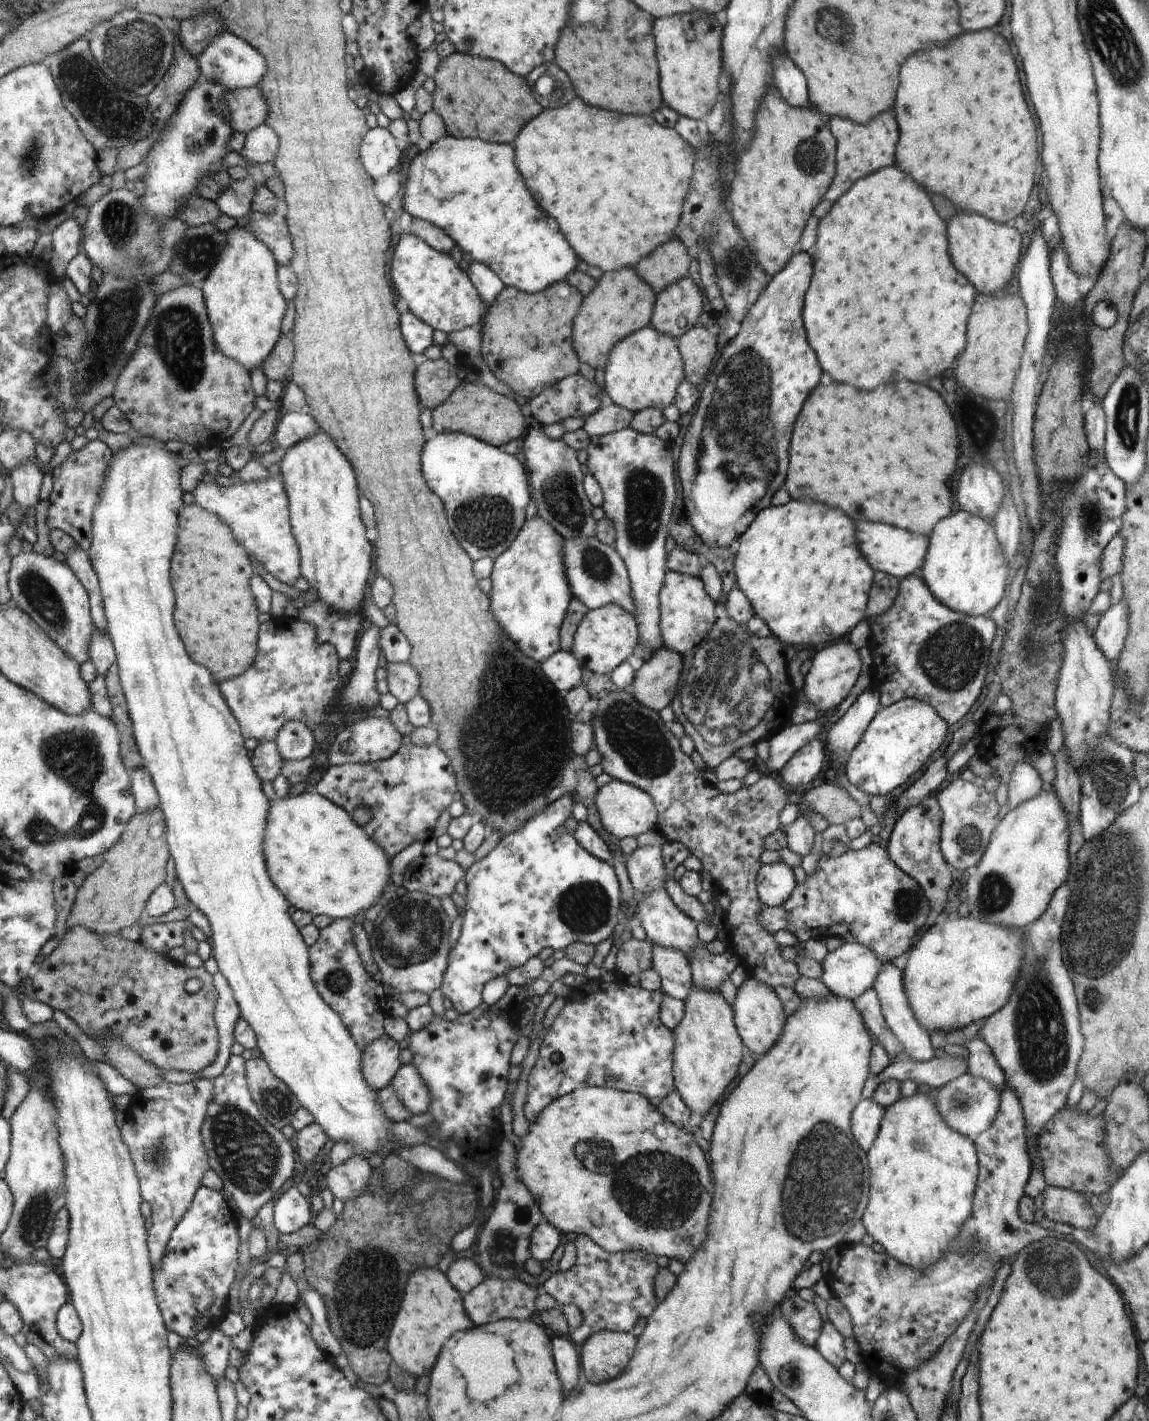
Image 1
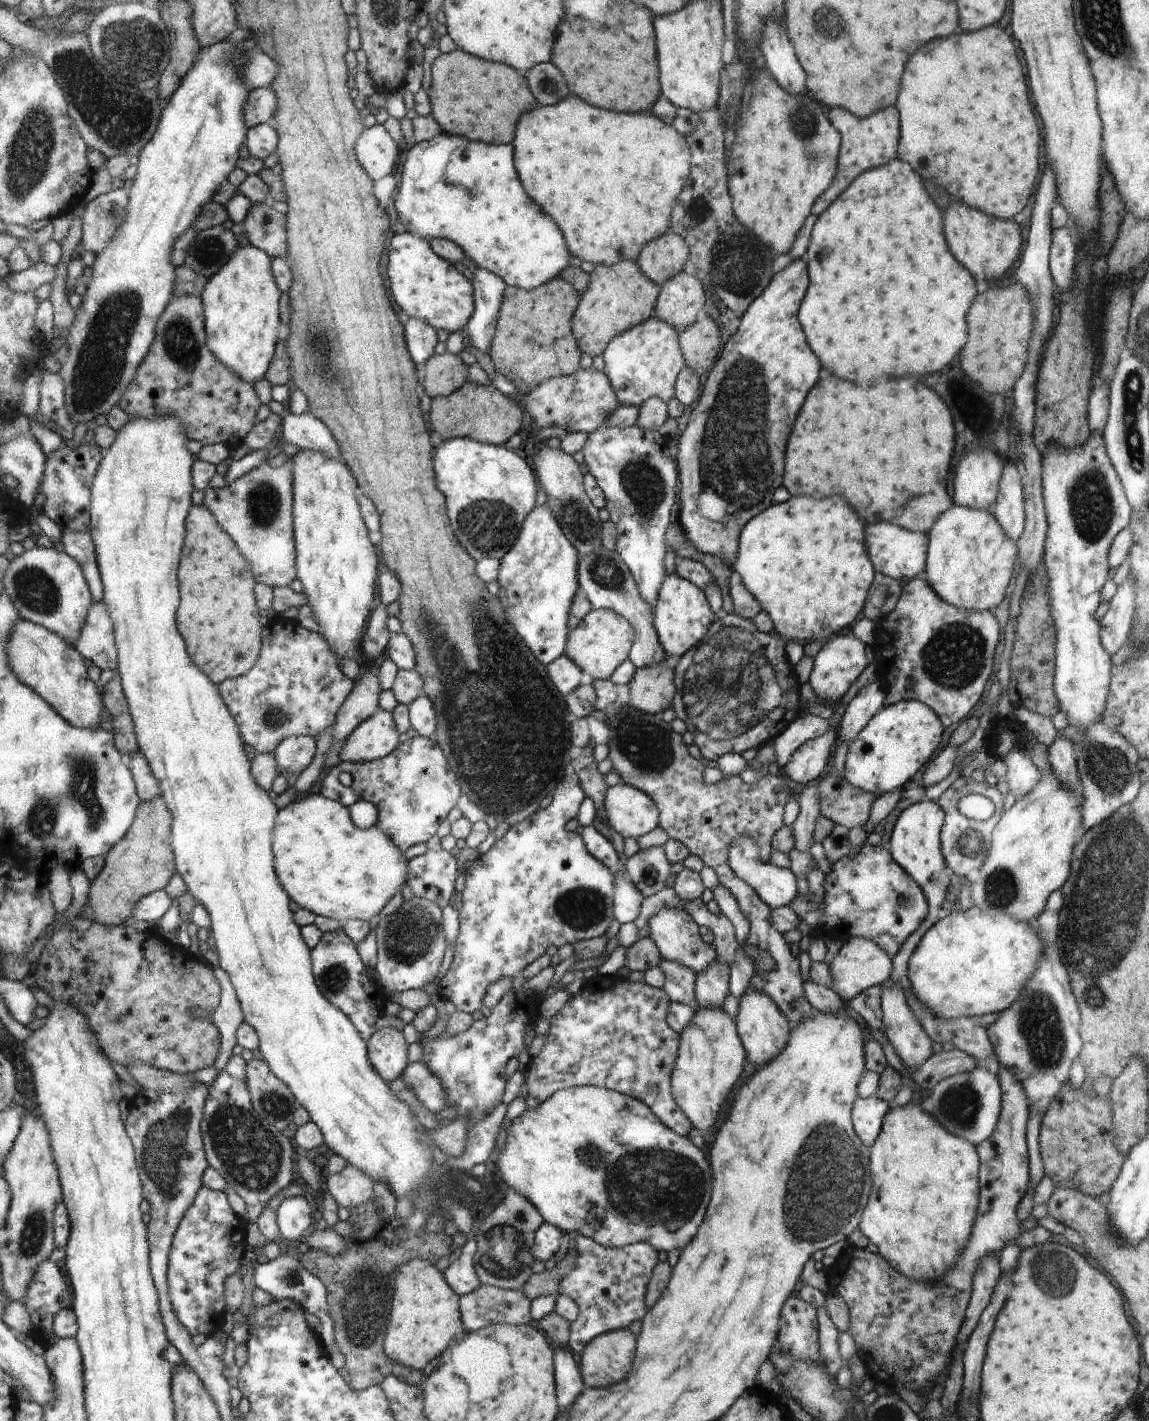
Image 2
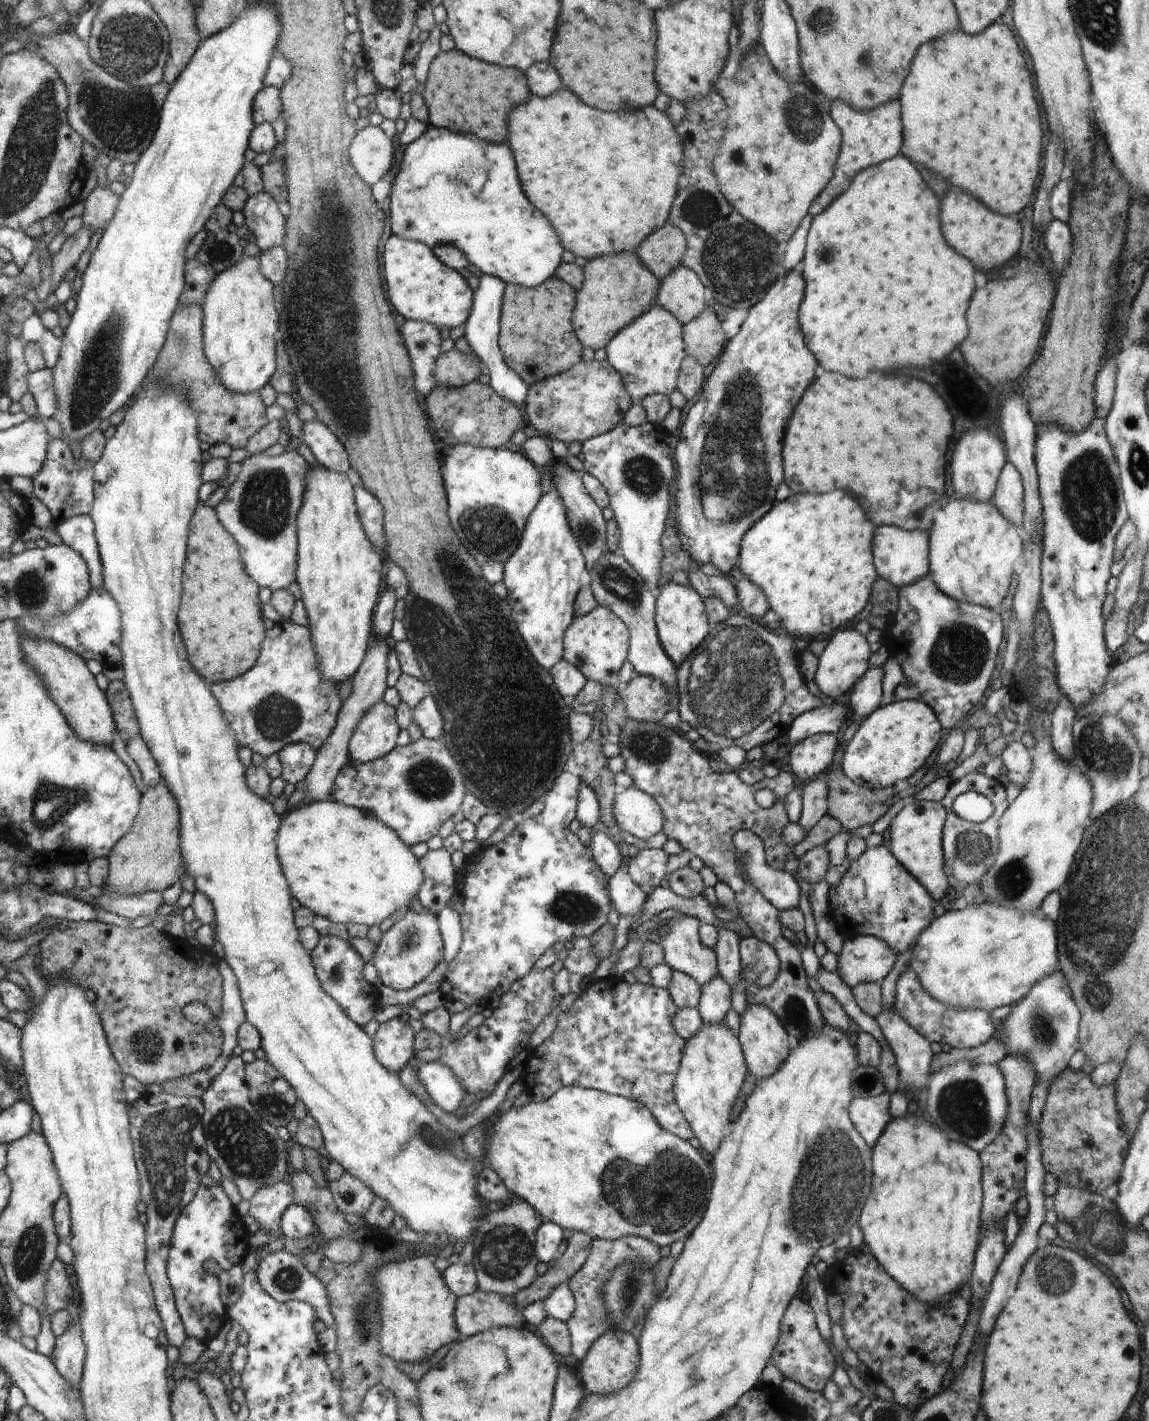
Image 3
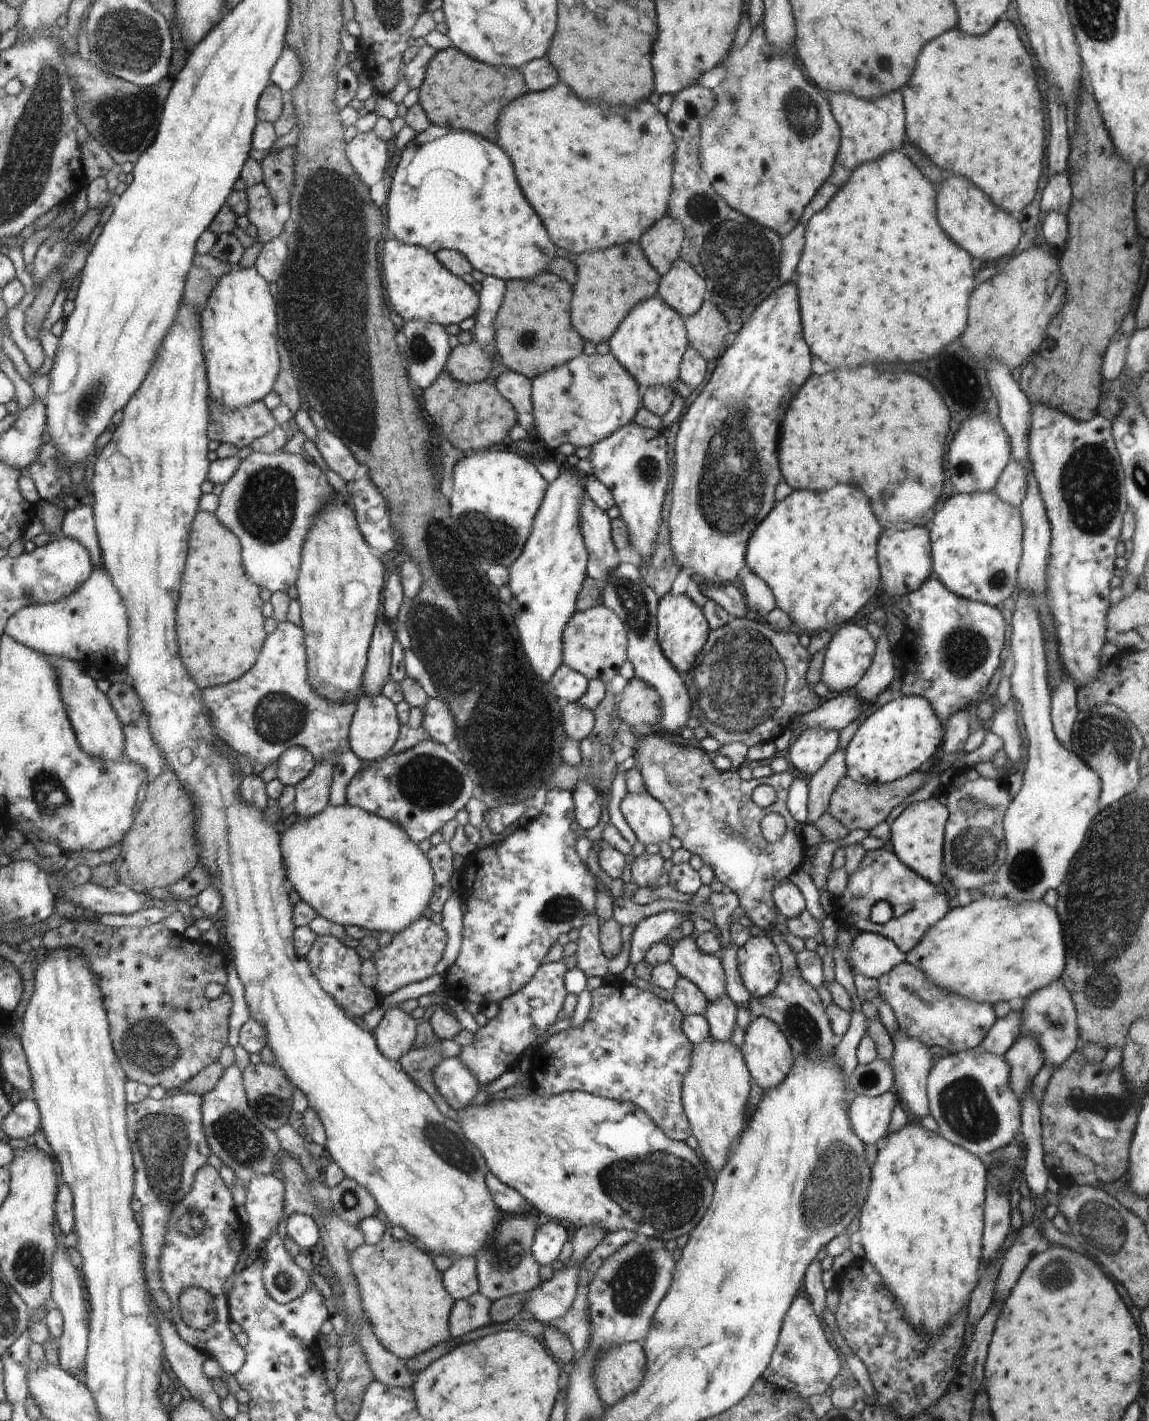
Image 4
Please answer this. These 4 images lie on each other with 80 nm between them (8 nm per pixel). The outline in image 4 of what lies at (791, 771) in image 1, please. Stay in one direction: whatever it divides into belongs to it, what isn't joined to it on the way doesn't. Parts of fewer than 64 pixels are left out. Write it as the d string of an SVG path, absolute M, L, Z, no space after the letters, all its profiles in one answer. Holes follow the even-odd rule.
M810 729L795 735L788 747L788 760L791 769L798 770L807 777L814 774L826 759L838 748L838 731Z

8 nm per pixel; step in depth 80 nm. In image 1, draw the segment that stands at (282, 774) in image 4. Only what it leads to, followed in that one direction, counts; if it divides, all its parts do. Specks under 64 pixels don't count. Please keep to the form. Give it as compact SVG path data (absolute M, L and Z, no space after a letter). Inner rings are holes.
M288 722L274 740L283 762L298 762L312 756L313 732L302 722Z

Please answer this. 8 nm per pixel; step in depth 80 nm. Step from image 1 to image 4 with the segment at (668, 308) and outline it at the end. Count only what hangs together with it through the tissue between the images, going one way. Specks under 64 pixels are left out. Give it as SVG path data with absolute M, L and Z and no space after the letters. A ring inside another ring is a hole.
M681 257L676 260L673 268L661 279L659 288L660 298L665 303L679 311L686 318L692 317L699 312L704 305L704 292L706 292L707 281L695 270L691 263L684 262Z

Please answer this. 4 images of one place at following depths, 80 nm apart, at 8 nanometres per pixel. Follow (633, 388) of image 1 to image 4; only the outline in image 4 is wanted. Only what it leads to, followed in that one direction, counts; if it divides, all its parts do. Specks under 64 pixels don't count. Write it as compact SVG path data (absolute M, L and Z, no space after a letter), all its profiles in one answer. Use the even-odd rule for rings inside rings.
M651 298L635 306L626 318L621 320L609 341L609 353L633 376L641 391L651 387L672 386L678 378L678 366L682 366L682 360L686 356L684 352L689 349L687 330L684 330L684 325L679 311L661 298Z

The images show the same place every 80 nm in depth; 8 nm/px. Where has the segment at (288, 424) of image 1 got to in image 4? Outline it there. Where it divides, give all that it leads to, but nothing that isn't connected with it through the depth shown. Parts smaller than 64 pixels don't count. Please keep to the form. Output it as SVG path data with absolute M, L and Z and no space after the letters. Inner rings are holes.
M328 429L319 431L314 443L328 467L349 483L360 465L356 454Z

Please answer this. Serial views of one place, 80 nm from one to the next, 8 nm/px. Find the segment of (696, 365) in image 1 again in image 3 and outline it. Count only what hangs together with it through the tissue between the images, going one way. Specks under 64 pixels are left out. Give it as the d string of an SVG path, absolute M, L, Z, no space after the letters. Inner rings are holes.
M710 305L698 318L684 325L687 356L691 356L703 367L720 356L726 342L725 330Z

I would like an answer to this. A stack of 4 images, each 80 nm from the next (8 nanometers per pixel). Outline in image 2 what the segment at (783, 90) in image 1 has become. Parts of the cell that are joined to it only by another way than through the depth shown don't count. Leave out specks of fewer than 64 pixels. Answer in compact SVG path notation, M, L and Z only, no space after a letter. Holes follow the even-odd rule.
M767 19L761 40L765 67L791 95L803 95L807 90L806 73L790 42L785 20Z

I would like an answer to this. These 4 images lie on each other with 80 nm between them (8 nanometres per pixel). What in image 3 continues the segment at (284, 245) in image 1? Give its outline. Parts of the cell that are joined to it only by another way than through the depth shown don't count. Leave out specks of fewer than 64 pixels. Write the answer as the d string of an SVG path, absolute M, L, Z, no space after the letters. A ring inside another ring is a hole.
M260 191L248 197L242 208L246 228L250 230L256 245L264 253L272 247L283 244L285 219L277 202L268 193Z

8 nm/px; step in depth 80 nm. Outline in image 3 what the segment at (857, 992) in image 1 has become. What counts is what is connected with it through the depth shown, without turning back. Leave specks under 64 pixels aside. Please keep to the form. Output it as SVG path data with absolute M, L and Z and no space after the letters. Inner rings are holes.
M848 935L837 956L837 972L846 986L883 981L898 954L872 935Z

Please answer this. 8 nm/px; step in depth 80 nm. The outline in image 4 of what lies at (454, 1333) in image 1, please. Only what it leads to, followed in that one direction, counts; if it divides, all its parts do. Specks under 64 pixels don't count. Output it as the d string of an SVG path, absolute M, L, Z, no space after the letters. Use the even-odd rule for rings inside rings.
M390 1220L382 1221L385 1225L384 1236L375 1245L360 1243L349 1254L349 1265L359 1286L361 1306L373 1326L373 1333L380 1344L398 1358L409 1359L426 1353L436 1345L446 1343L451 1336L449 1322L455 1299L442 1286L442 1274L436 1270L428 1254L421 1252L406 1240L396 1240L392 1236L393 1224Z

